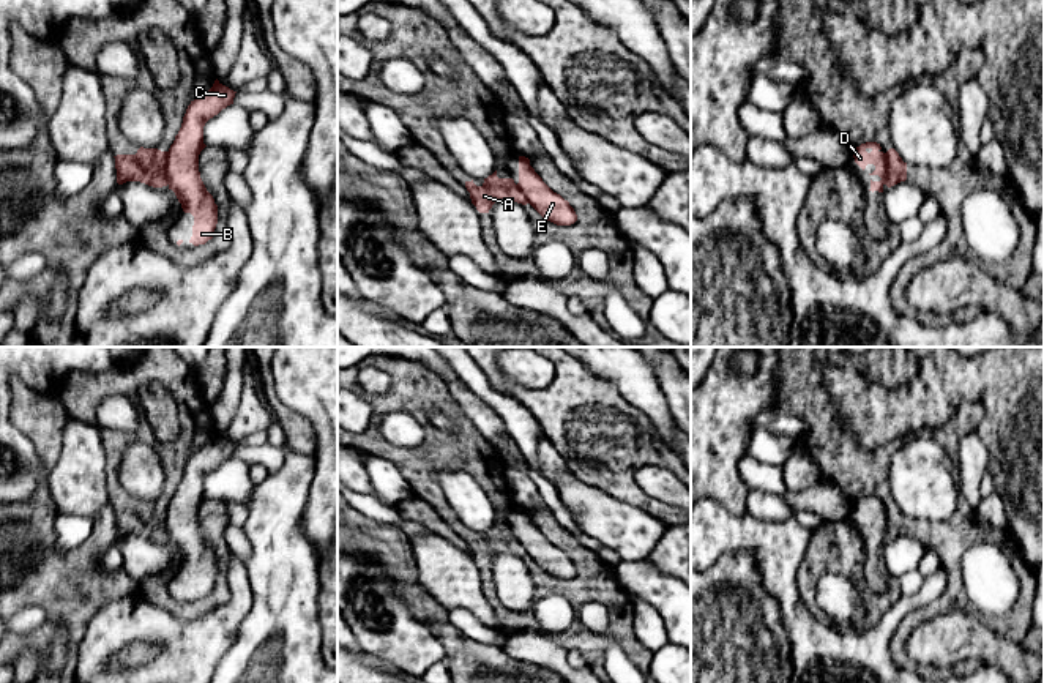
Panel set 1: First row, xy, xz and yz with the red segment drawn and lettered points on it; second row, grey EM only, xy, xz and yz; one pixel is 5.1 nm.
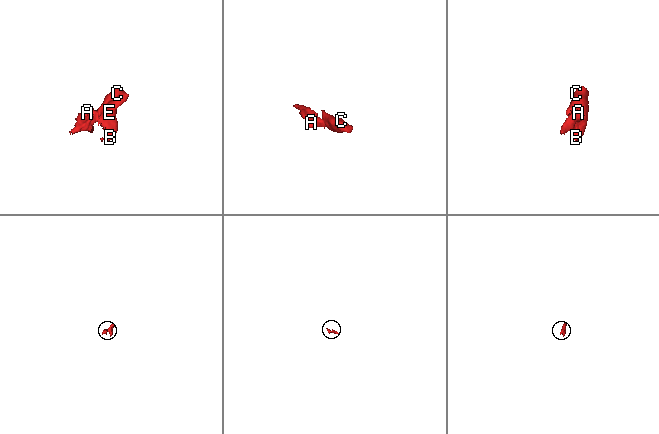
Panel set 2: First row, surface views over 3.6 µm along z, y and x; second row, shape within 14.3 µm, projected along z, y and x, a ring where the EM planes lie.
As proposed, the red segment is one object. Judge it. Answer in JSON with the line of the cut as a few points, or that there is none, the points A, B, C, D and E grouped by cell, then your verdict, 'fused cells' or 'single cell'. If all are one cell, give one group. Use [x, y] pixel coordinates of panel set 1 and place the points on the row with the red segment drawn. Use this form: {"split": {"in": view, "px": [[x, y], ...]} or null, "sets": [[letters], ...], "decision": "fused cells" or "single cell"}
{"split": {"in": "xy", "px": [[166, 152], [166, 180], [169, 183]]}, "sets": [["A"], ["B", "C", "D", "E"]], "decision": "fused cells"}

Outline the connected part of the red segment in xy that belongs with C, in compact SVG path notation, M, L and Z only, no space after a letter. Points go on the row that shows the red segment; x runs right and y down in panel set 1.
M216 79L208 91L191 101L181 128L167 151L166 177L169 189L175 192L183 211L194 216L189 240L194 246L211 240L218 224L218 205L199 172L199 155L207 147L203 144L203 126L222 109L233 104L235 93Z

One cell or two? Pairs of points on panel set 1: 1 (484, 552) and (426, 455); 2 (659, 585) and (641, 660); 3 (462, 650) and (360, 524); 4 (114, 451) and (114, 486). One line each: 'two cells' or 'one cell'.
1: one cell
2: two cells
3: one cell
4: one cell

